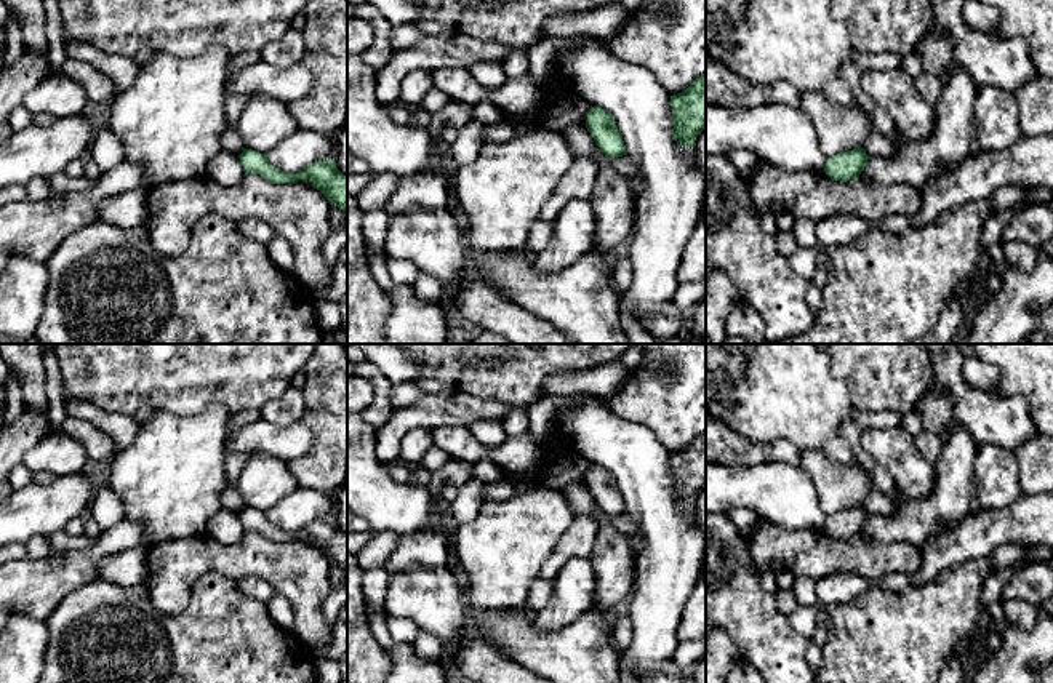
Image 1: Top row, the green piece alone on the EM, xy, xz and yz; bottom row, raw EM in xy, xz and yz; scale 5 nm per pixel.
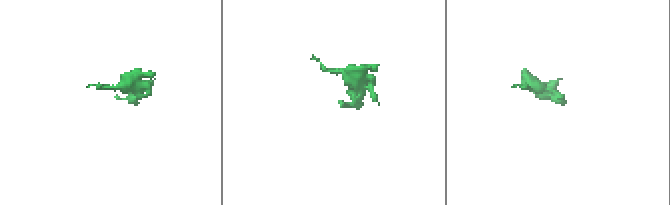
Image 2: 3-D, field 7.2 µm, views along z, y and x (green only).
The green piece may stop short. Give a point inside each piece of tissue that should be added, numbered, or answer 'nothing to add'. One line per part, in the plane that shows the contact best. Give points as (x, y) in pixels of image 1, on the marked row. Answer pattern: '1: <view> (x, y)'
nothing to add

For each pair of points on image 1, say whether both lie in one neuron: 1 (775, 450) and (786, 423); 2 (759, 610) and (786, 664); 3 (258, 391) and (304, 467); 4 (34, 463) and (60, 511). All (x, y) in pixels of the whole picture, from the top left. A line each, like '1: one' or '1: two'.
1: two
2: one
3: two
4: two

